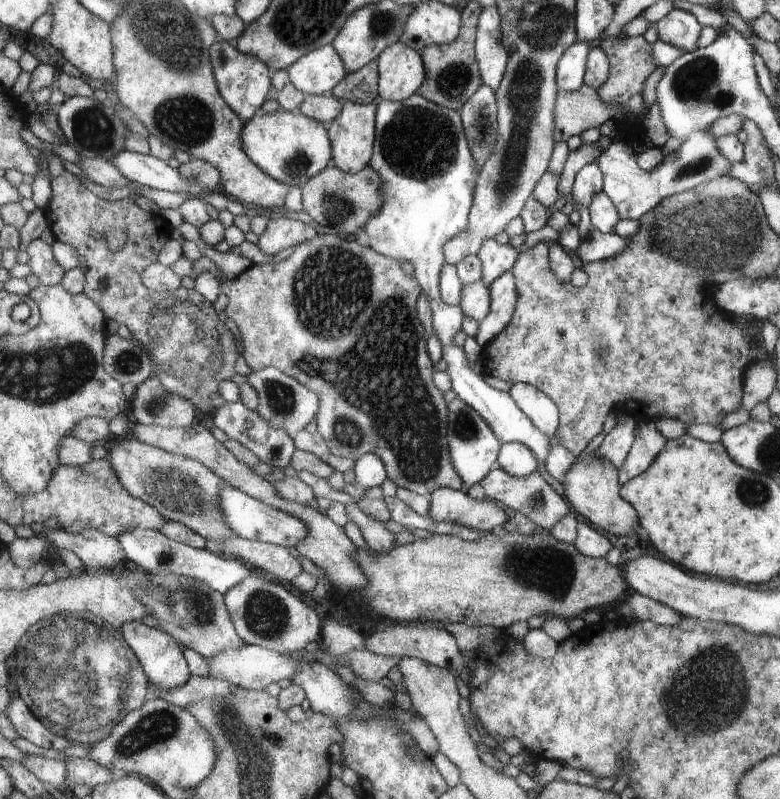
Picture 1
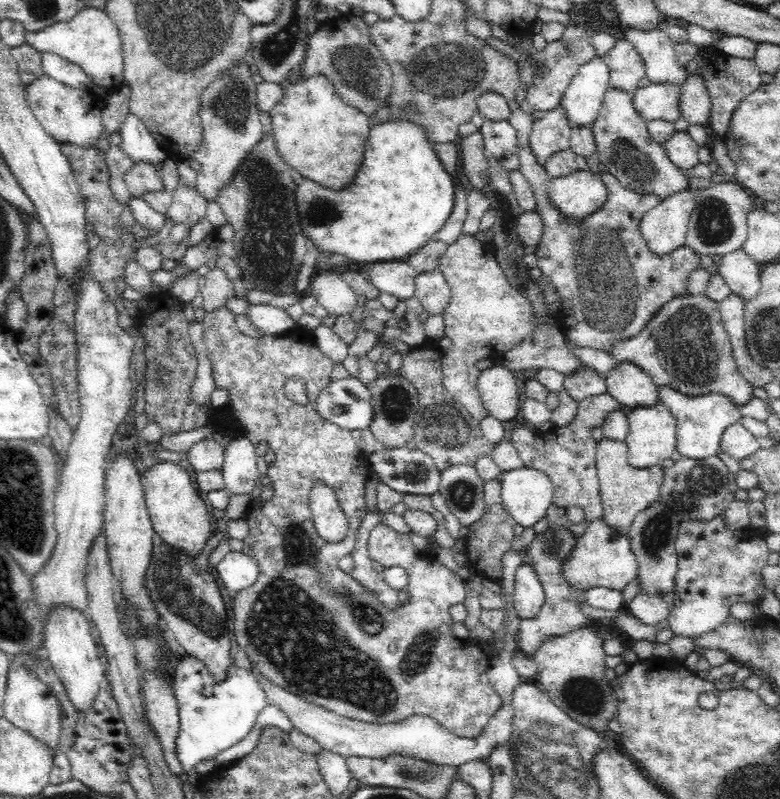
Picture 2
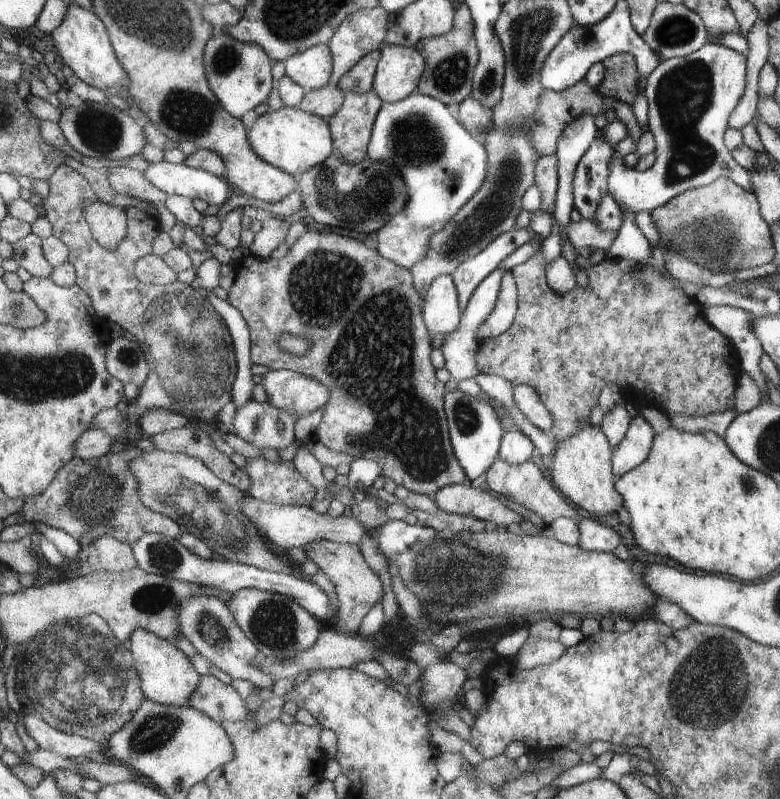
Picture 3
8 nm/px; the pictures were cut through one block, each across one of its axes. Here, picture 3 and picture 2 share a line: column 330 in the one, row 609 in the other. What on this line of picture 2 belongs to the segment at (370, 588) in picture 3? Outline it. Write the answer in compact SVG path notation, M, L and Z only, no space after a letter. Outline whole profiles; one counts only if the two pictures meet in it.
M548 526L541 533L536 533L536 536L524 550L529 555L530 562L545 592L545 603L538 616L532 619L522 619L519 622L517 646L518 650L526 655L533 655L549 636L564 636L573 630L584 626L593 626L595 623L580 608L587 604L585 591L575 590L563 575L563 561L567 559L567 556L570 556L576 540L578 537L573 536L571 531L551 530Z

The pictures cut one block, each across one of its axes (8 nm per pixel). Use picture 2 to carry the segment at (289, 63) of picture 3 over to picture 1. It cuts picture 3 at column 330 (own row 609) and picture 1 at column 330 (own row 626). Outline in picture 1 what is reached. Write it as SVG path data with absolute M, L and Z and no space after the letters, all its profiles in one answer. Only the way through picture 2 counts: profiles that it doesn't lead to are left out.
M330 44L304 54L286 70L289 82L306 95L327 94L348 74Z

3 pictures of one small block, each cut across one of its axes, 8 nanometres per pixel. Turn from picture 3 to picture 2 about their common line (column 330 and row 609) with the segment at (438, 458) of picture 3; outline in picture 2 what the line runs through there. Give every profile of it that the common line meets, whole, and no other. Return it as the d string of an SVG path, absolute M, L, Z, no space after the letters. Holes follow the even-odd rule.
M222 307L207 312L201 321L204 345L211 368L214 370L215 386L225 388L230 395L230 407L227 408L230 416L226 424L231 427L227 432L233 433L235 428L243 430L244 438L250 439L254 446L260 440L266 440L268 446L276 453L270 474L270 480L274 484L274 496L250 508L244 517L249 526L248 536L242 538L241 552L258 561L259 575L254 584L234 594L234 632L238 646L242 648L252 669L272 684L347 719L386 724L406 720L412 715L422 715L436 720L456 736L474 739L482 732L488 720L493 718L501 706L501 700L486 680L491 655L484 650L480 642L460 640L453 635L454 621L450 607L465 602L465 581L454 575L437 558L424 556L410 542L407 534L392 530L383 520L370 530L366 549L370 558L380 562L384 568L400 566L406 571L406 602L399 603L398 608L387 608L351 573L346 573L338 567L338 560L354 550L358 526L368 513L365 492L369 478L361 466L361 450L356 446L351 431L322 419L316 412L316 400L331 383L335 364L320 351L313 332L308 331L308 349L304 344L304 334L300 336L300 332L292 332L292 342L284 335L284 338L280 338L278 348L274 336L265 338L266 342L256 342L256 338L241 334L236 325L235 315L228 307ZM291 377L304 380L311 405L297 406L286 399L282 386ZM316 484L324 484L332 489L336 501L348 519L349 529L346 538L340 542L326 542L315 529L309 496Z

